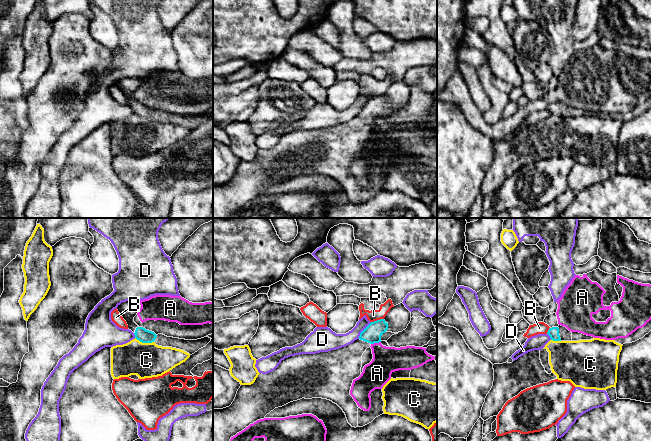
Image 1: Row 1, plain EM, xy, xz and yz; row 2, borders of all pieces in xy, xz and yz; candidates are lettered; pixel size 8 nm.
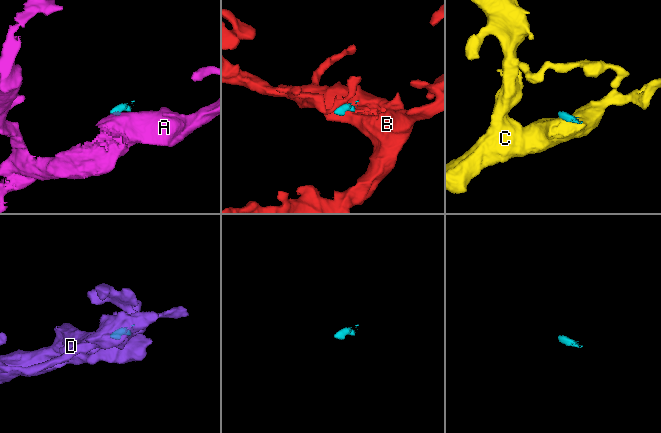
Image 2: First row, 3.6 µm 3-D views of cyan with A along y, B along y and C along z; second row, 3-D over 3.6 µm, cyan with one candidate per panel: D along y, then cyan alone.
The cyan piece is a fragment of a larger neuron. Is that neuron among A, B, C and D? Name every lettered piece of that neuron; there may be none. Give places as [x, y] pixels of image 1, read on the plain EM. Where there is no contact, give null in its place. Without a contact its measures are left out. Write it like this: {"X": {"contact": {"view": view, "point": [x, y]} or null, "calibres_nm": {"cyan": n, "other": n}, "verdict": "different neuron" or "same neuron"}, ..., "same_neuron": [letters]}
{"A": {"contact": {"view": "xz", "point": [375, 118]}, "calibres_nm": {"cyan": 150, "other": 220}, "verdict": "different neuron"}, "B": {"contact": {"view": "xz", "point": [377, 96]}, "calibres_nm": {"cyan": 150, "other": 90}, "verdict": "different neuron"}, "C": {"contact": {"view": "xy", "point": [144, 118]}, "calibres_nm": {"cyan": 110, "other": 280}, "verdict": "different neuron"}, "D": {"contact": {"view": "xz", "point": [363, 106]}, "calibres_nm": {"cyan": 150, "other": 130}, "verdict": "different neuron"}, "same_neuron": []}

